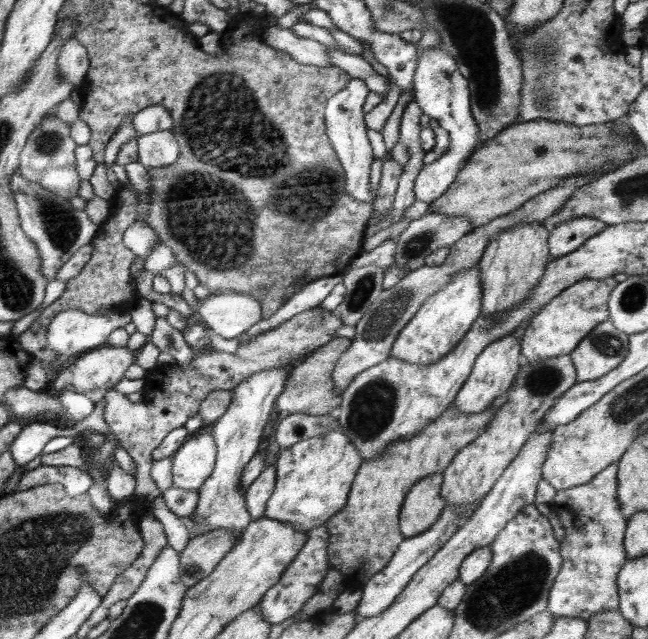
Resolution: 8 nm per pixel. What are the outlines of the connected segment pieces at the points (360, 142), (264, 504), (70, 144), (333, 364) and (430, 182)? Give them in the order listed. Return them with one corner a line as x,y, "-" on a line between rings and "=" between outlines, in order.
353,77
350,84
329,101
327,108
329,138
337,149
342,166
346,170
347,191
356,200
369,204
375,200
372,172
374,161
377,160
375,148
368,136
367,114
364,114
364,104
366,104
366,98
370,96
371,88
363,78
=
270,465
247,492
247,503
255,521
266,517
269,500
277,491
277,480
277,465
=
48,116
37,131
30,137
22,155
22,173
31,182
40,182
42,186
68,199
81,193
82,176
78,170
78,144
72,138
71,126
56,116
=
335,337
332,342
319,347
316,352
293,368
292,378
286,385
286,390
278,399
278,410
283,416
293,415
294,413
324,416
340,409
343,396
339,395
337,391
334,373
337,372
341,356
350,350
353,342
354,338
=
445,48
421,50
421,63
415,76
415,94
426,118
437,119
440,125
450,132
452,138
449,152
437,162
425,166
417,179
417,198
432,205
456,183
461,168
481,142
481,128
472,117
469,82
459,71
457,58

